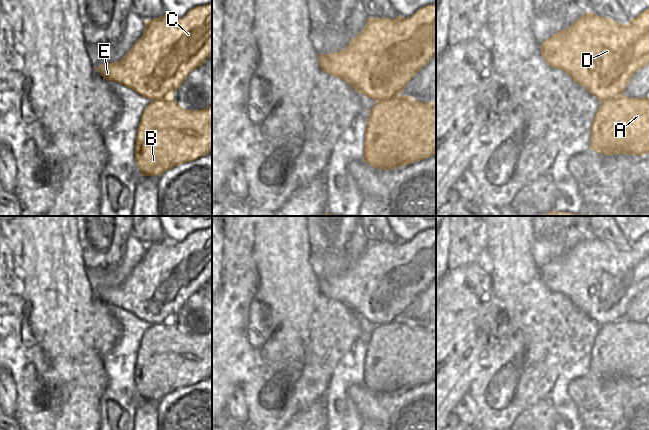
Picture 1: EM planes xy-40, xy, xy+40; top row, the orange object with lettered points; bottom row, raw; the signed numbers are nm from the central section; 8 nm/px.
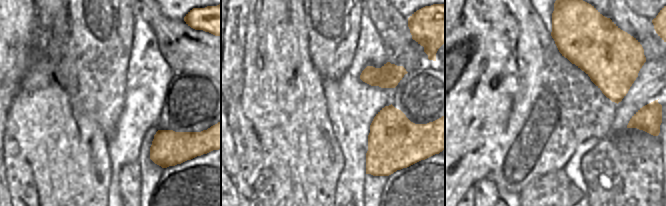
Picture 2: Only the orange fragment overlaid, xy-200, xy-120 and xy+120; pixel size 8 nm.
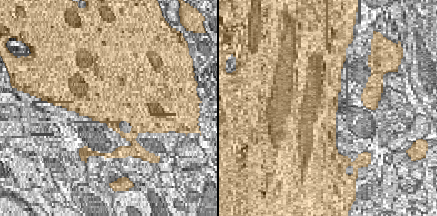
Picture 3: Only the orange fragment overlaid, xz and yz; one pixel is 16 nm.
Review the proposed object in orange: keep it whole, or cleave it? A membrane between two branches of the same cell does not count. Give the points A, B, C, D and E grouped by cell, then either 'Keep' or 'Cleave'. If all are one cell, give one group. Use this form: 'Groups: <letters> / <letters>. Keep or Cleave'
Groups: A B C D E. Keep.

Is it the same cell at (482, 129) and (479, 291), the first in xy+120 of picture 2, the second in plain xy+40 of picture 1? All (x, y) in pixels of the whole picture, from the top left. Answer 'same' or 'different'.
same

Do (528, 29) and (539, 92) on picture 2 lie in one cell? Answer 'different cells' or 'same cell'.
different cells

